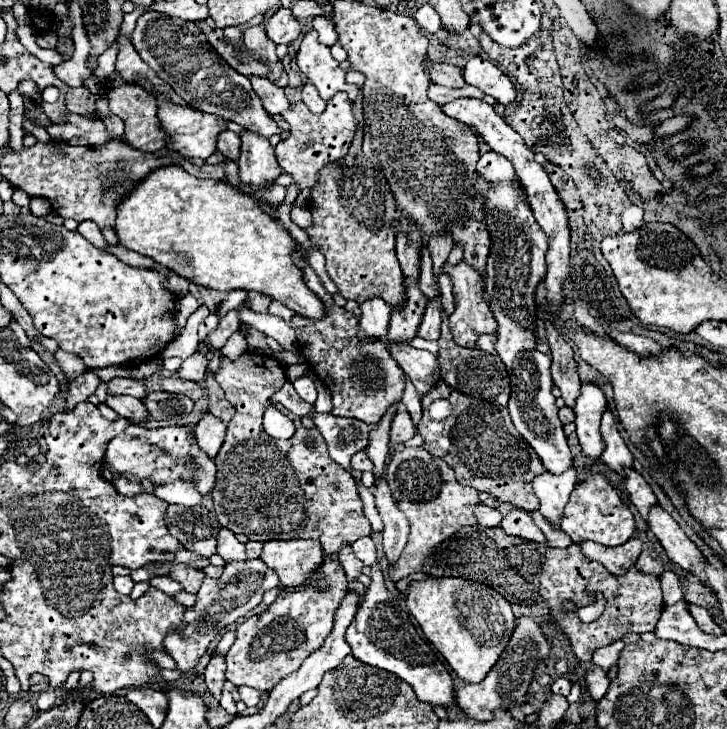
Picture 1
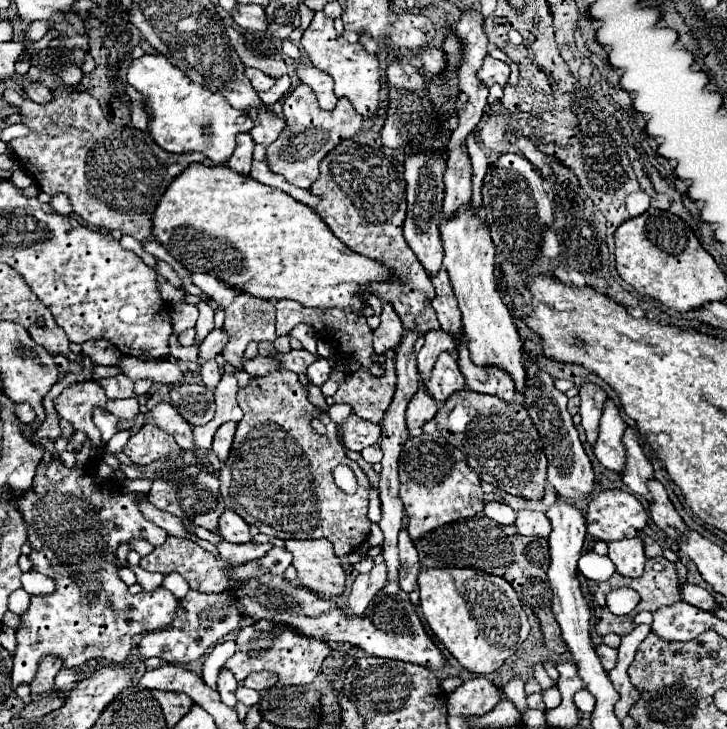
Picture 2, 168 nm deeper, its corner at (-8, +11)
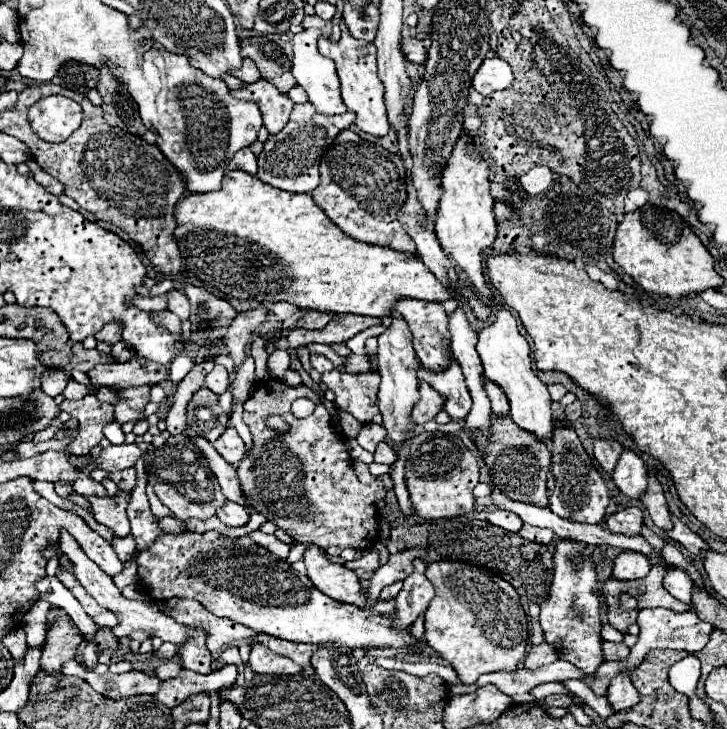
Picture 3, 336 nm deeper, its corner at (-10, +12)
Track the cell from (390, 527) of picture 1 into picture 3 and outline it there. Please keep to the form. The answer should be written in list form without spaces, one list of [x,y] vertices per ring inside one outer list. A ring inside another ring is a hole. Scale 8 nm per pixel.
[[[418,560],[414,564],[414,574],[404,580],[400,594],[396,596],[396,620],[392,622],[394,630],[410,630],[418,616],[422,616],[430,600],[434,598],[434,586],[424,576],[426,564]]]

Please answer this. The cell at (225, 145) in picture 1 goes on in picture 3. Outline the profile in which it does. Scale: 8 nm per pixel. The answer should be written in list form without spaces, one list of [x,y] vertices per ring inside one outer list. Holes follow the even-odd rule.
[[[242,148],[240,152],[236,152],[236,156],[230,160],[228,170],[244,170],[248,174],[256,174],[258,166],[256,166],[256,156],[252,154],[250,148]]]

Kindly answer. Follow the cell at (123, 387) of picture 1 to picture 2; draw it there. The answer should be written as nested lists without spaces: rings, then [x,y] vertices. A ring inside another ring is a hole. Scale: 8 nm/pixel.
[[[124,373],[114,375],[114,377],[106,377],[106,379],[98,381],[98,383],[104,387],[108,399],[126,399],[126,397],[134,397],[134,399],[138,399],[141,405],[147,402],[142,401],[142,397],[138,397],[138,395],[134,393],[134,381],[132,381],[128,375],[124,375]]]

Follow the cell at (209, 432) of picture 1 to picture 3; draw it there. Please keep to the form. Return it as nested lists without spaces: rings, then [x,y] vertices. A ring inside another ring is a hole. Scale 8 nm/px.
[[[228,428],[212,446],[216,448],[216,452],[218,452],[228,464],[234,464],[234,466],[236,466],[236,464],[244,458],[244,454],[246,454],[244,442],[242,442],[242,438],[238,436],[236,428]]]

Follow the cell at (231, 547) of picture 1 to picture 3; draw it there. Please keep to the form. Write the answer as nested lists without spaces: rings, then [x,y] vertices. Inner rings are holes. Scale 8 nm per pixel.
[[[226,502],[224,506],[220,506],[216,510],[216,516],[226,524],[226,526],[244,526],[250,518],[250,514],[246,512],[244,506],[236,504],[236,502]]]

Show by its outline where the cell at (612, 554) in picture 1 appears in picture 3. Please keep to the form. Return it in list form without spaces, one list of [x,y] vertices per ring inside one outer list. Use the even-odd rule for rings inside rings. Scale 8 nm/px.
[[[622,552],[614,560],[612,578],[614,580],[636,580],[648,576],[652,564],[646,556],[640,556],[638,552]]]

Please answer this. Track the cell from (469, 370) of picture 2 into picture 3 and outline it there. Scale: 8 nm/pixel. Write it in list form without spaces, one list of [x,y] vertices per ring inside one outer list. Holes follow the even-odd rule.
[[[488,380],[486,382],[486,392],[488,392],[488,398],[492,400],[492,410],[498,418],[502,416],[508,416],[508,398],[504,396],[504,392],[500,392],[500,388],[496,388],[496,384],[490,384]]]

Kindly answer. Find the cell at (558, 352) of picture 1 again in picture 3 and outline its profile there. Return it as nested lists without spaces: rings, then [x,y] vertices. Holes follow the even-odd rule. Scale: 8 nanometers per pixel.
[[[594,440],[594,456],[606,474],[612,474],[622,454],[622,446],[614,440]]]

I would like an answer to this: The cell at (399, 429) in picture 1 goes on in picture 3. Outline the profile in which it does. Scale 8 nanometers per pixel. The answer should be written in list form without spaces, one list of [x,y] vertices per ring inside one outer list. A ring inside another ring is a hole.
[[[420,382],[420,404],[416,404],[414,408],[414,422],[416,424],[426,424],[430,422],[444,406],[444,398],[428,384],[428,382]]]

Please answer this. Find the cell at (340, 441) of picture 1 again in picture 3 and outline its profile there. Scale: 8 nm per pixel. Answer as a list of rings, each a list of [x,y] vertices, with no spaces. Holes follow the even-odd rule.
[[[366,424],[360,434],[358,434],[358,444],[368,450],[368,452],[374,452],[378,442],[382,442],[386,438],[386,428],[384,426],[378,426],[378,424]]]

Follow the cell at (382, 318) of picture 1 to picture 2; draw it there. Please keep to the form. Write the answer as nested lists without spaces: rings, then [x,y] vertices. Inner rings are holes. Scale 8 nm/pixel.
[[[390,303],[382,305],[380,327],[374,331],[374,351],[380,355],[386,349],[396,349],[398,341],[404,333],[404,325]]]

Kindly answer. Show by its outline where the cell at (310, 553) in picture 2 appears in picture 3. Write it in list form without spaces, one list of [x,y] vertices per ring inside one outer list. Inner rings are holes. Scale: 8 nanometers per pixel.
[[[310,544],[306,548],[304,564],[308,568],[308,578],[322,594],[326,594],[338,602],[358,606],[358,608],[366,606],[368,596],[362,588],[356,572],[344,568],[342,564],[330,562],[322,548],[316,548],[314,544]]]

